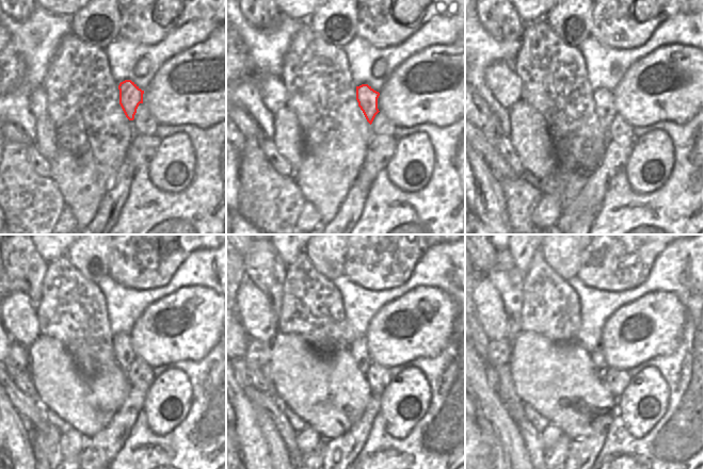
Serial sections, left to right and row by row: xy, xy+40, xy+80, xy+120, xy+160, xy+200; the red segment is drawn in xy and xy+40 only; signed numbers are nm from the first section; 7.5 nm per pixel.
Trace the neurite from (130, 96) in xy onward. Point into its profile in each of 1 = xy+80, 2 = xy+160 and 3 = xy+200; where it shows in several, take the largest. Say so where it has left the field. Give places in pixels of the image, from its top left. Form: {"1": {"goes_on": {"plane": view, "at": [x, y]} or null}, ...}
{"1": {"goes_on": {"plane": "xy+80", "at": [604, 100]}}, "2": {"goes_on": {"plane": "xy+160", "at": [358, 349]}}, "3": {"goes_on": {"plane": "xy+200", "at": [601, 366]}}}

